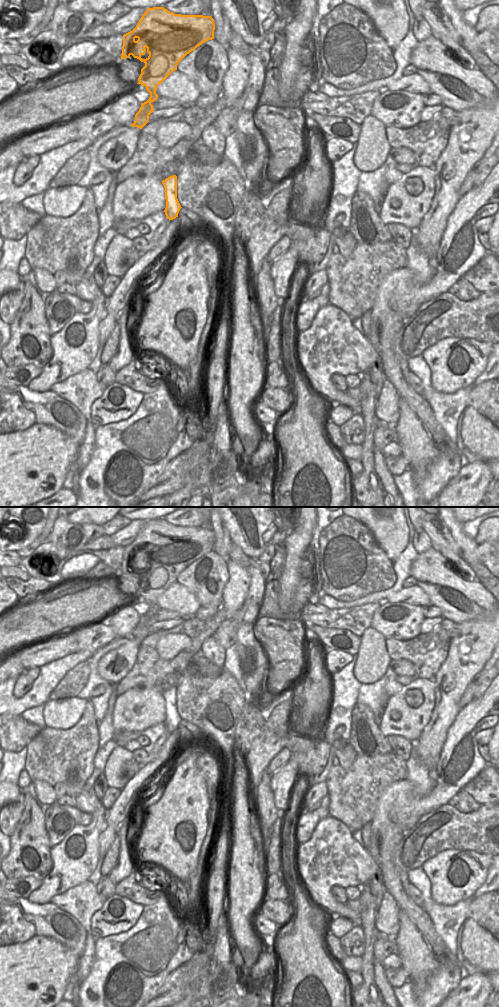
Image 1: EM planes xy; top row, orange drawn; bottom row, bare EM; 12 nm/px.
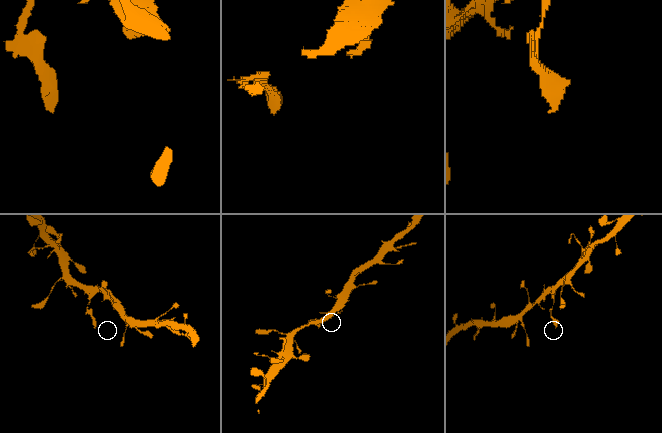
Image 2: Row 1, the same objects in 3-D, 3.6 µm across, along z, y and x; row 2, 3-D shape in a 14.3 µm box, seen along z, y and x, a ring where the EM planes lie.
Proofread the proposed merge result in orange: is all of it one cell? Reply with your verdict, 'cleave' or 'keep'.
cleave

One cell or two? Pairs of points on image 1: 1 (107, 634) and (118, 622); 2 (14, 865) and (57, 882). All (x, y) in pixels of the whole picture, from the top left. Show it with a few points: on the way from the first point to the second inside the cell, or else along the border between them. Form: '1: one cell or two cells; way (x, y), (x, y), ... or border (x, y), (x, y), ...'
1: two cells; border (99, 621), (108, 625), (117, 637)
2: two cells; border (49, 853), (52, 867), (42, 878)

